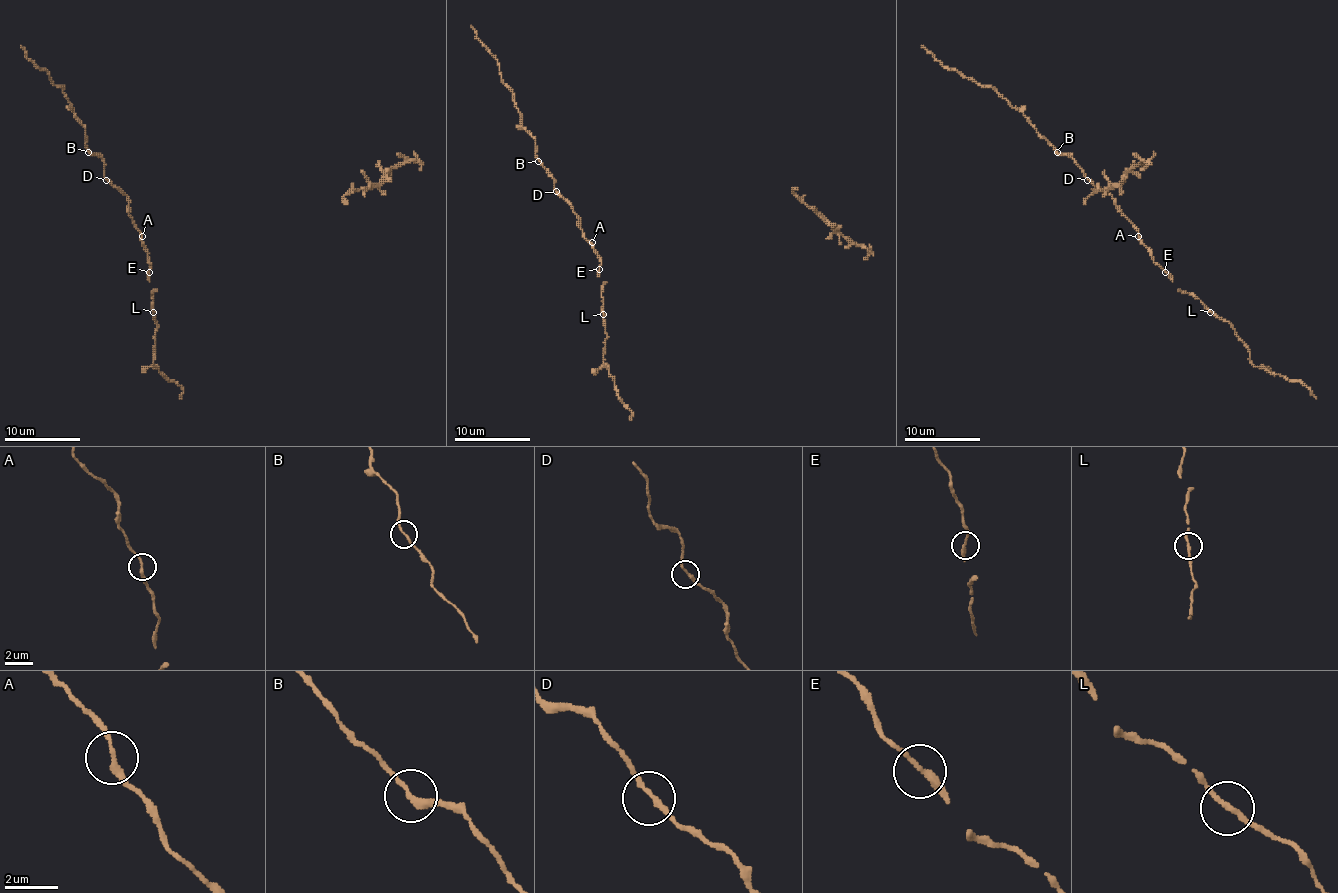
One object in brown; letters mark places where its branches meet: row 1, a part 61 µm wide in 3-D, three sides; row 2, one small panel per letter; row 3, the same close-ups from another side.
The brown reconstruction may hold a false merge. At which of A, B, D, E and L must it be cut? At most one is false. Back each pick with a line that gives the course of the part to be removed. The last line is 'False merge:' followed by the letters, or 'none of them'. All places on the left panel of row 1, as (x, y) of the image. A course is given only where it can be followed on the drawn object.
False merge: none of them

